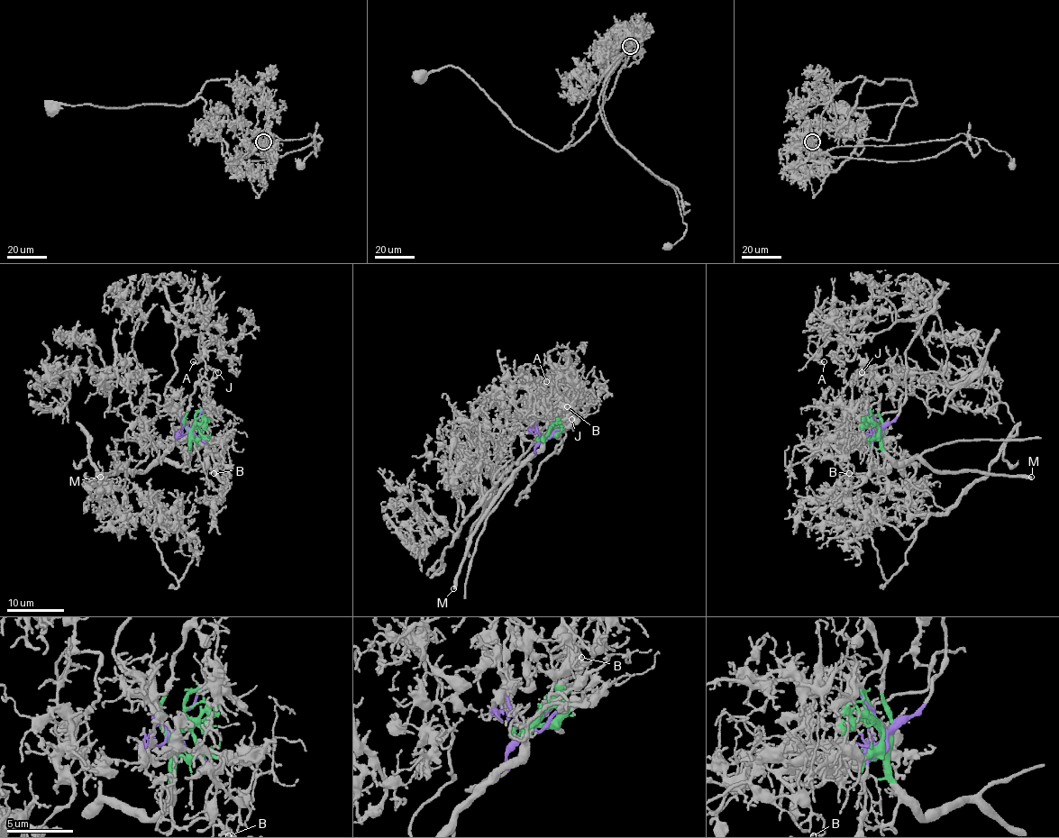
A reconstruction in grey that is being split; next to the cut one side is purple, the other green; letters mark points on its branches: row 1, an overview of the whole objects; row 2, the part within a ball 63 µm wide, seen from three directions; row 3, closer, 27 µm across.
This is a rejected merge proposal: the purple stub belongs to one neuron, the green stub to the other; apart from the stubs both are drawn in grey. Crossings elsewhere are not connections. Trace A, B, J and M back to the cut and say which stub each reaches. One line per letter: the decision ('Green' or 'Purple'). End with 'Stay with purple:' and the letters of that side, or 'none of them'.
A: Purple
B: Purple
J: Green
M: Green
Stay with purple: A, B

